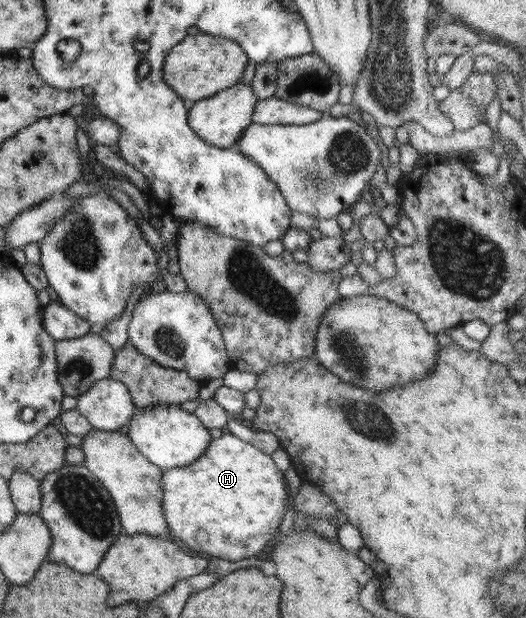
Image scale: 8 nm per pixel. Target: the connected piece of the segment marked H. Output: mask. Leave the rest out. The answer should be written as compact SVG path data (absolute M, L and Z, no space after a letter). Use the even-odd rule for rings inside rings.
M224 431L220 438L212 439L210 444L208 444L208 448L204 451L204 454L199 456L199 459L192 461L192 464L173 469L163 469L161 473L161 503L163 504L164 518L169 526L169 532L172 536L176 536L180 542L184 542L186 546L194 551L199 551L201 553L206 552L212 556L216 556L216 558L222 558L224 560L234 562L242 560L243 558L250 558L252 554L256 556L258 552L262 552L268 544L275 542L275 540L280 536L279 526L282 522L282 517L286 512L286 502L288 502L288 491L286 489L284 472L274 465L274 461L270 455L262 453L260 449L244 440L241 440L235 435L232 435L232 433Z

